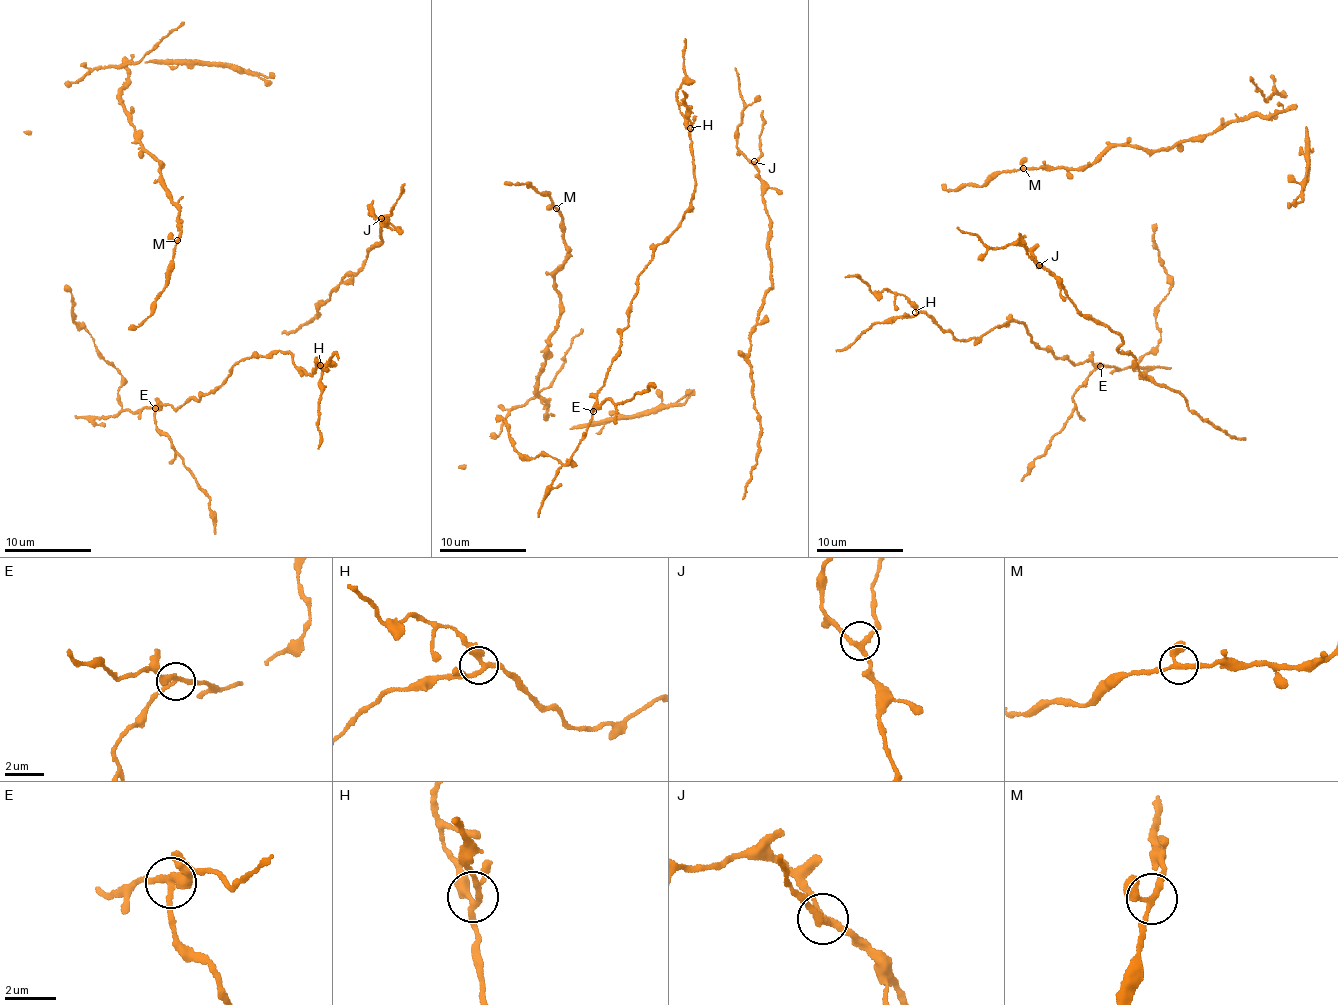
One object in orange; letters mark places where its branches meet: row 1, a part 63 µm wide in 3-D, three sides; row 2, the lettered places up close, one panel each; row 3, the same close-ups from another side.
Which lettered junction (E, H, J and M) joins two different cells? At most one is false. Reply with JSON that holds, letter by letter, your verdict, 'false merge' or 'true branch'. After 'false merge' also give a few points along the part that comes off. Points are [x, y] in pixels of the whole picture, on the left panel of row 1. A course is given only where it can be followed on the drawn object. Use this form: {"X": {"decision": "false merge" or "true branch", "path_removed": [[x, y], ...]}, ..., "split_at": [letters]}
{"E": {"decision": "false merge", "path_removed": [[154, 408], [157, 428], [172, 444], [172, 449], [209, 500], [215, 534]]}, "H": {"decision": "true branch"}, "J": {"decision": "true branch"}, "M": {"decision": "true branch"}, "split_at": ["E"]}

